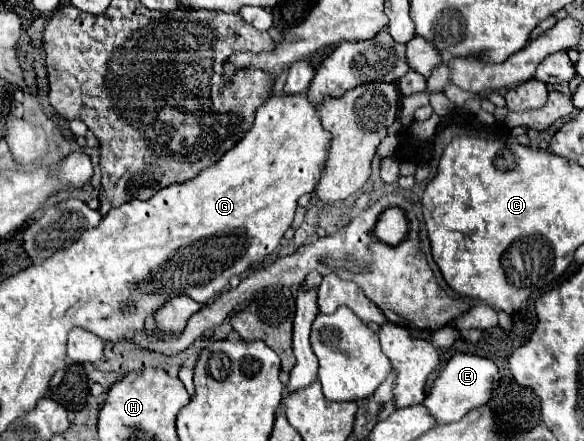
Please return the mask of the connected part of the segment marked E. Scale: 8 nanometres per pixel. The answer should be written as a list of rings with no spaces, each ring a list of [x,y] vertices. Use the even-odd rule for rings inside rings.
[[[456,354],[448,360],[448,364],[436,378],[432,390],[428,392],[428,396],[424,398],[422,404],[428,408],[430,416],[438,424],[458,422],[464,414],[468,414],[470,410],[474,410],[490,400],[490,390],[494,388],[496,380],[498,380],[498,368],[492,360],[480,358],[474,354]]]

